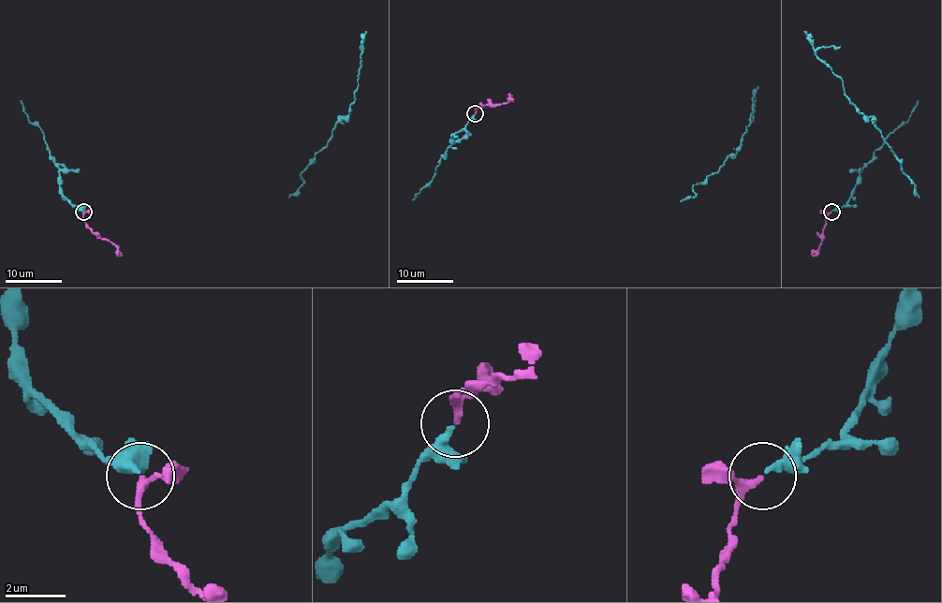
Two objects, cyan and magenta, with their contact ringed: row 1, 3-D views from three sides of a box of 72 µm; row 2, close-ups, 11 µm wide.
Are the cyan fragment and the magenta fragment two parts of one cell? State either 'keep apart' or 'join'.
join

